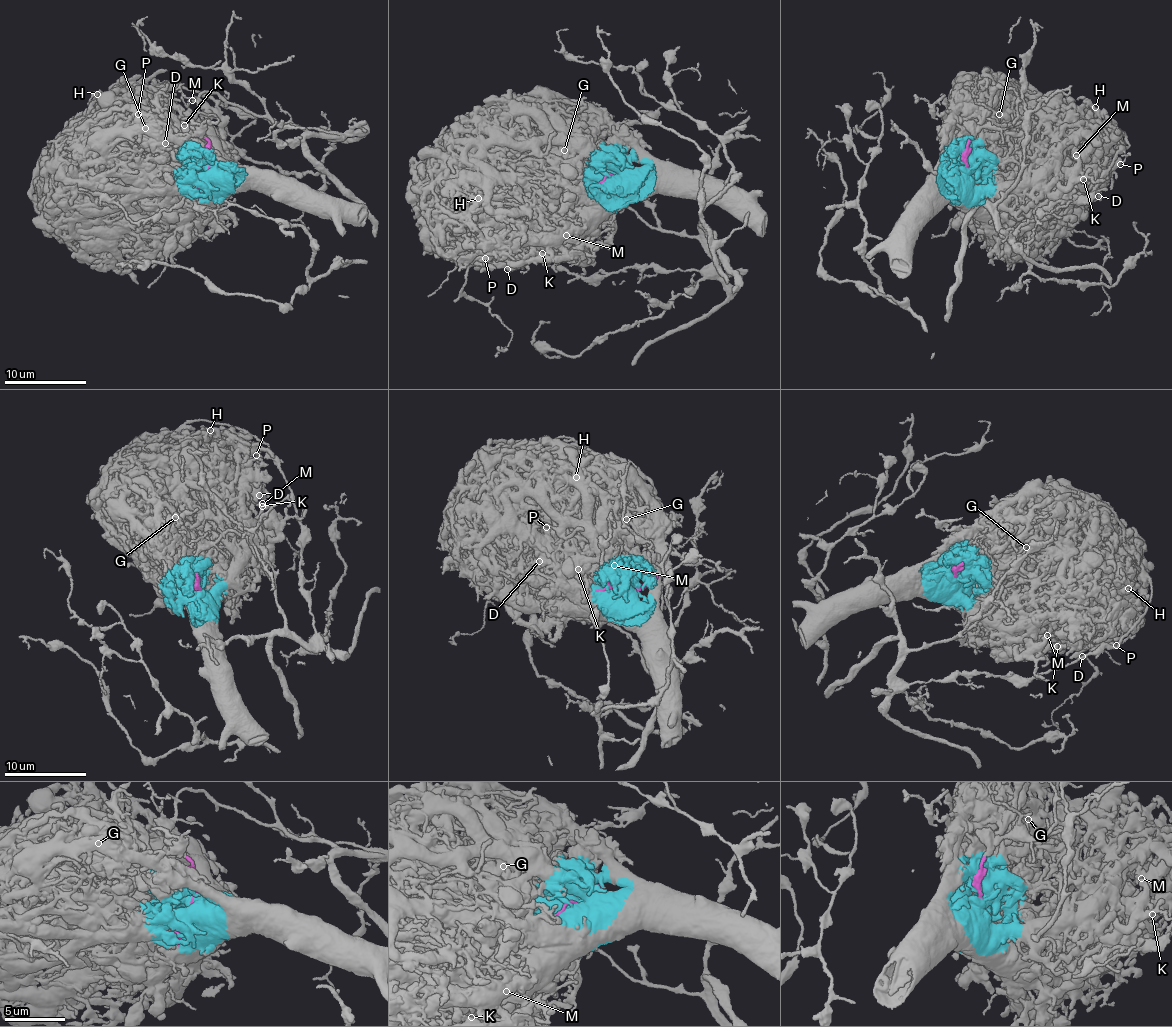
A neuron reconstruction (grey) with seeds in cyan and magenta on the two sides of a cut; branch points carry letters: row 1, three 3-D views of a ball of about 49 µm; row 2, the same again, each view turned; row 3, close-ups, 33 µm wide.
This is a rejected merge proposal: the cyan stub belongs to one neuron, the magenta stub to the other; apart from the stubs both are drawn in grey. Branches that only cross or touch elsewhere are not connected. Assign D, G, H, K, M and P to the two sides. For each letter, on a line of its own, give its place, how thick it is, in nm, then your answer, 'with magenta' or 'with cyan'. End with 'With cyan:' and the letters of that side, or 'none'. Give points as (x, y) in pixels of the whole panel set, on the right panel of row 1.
D: place (1098, 196); calibre 170 nm; with cyan
G: place (999, 114); calibre 140 nm; with cyan
H: place (1095, 107); calibre 150 nm; with cyan
K: place (1083, 179); calibre 320 nm; with cyan
M: place (1076, 155); calibre 420 nm; with cyan
P: place (1120, 164); calibre 440 nm; with cyan
With cyan: D, G, H, K, M, P

